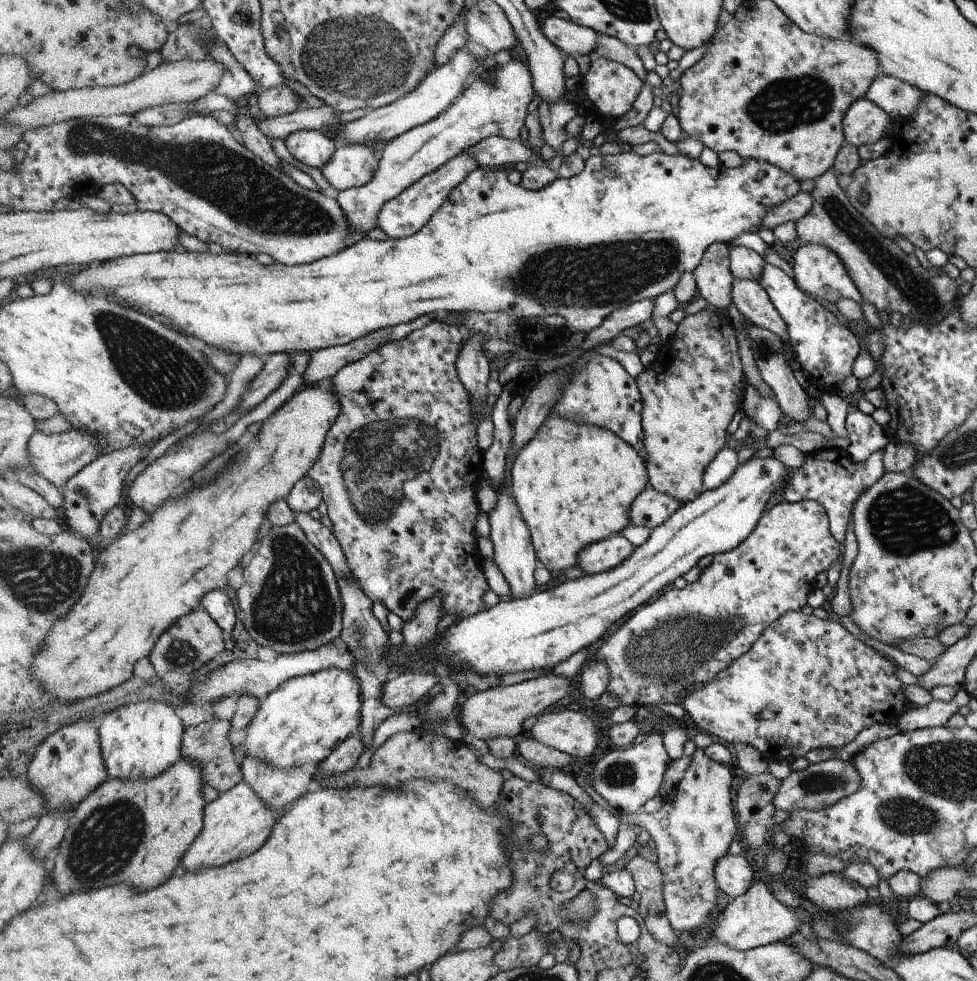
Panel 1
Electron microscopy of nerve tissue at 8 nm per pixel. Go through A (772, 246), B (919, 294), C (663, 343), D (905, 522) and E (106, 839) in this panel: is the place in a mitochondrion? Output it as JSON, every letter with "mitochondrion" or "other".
{"A":"other","B":"mitochondrion","C":"other","D":"mitochondrion","E":"mitochondrion"}

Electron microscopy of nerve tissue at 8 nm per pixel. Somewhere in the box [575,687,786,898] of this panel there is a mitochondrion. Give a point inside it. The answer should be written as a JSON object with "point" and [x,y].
{"point":[619,774]}

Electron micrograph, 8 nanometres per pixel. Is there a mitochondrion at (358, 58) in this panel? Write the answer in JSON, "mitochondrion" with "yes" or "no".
{"mitochondrion":"yes"}

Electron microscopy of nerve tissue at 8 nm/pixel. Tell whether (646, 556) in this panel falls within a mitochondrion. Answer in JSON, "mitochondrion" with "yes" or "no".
{"mitochondrion":"no"}

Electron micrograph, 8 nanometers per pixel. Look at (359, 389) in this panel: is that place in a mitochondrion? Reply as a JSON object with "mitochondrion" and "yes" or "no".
{"mitochondrion":"no"}

